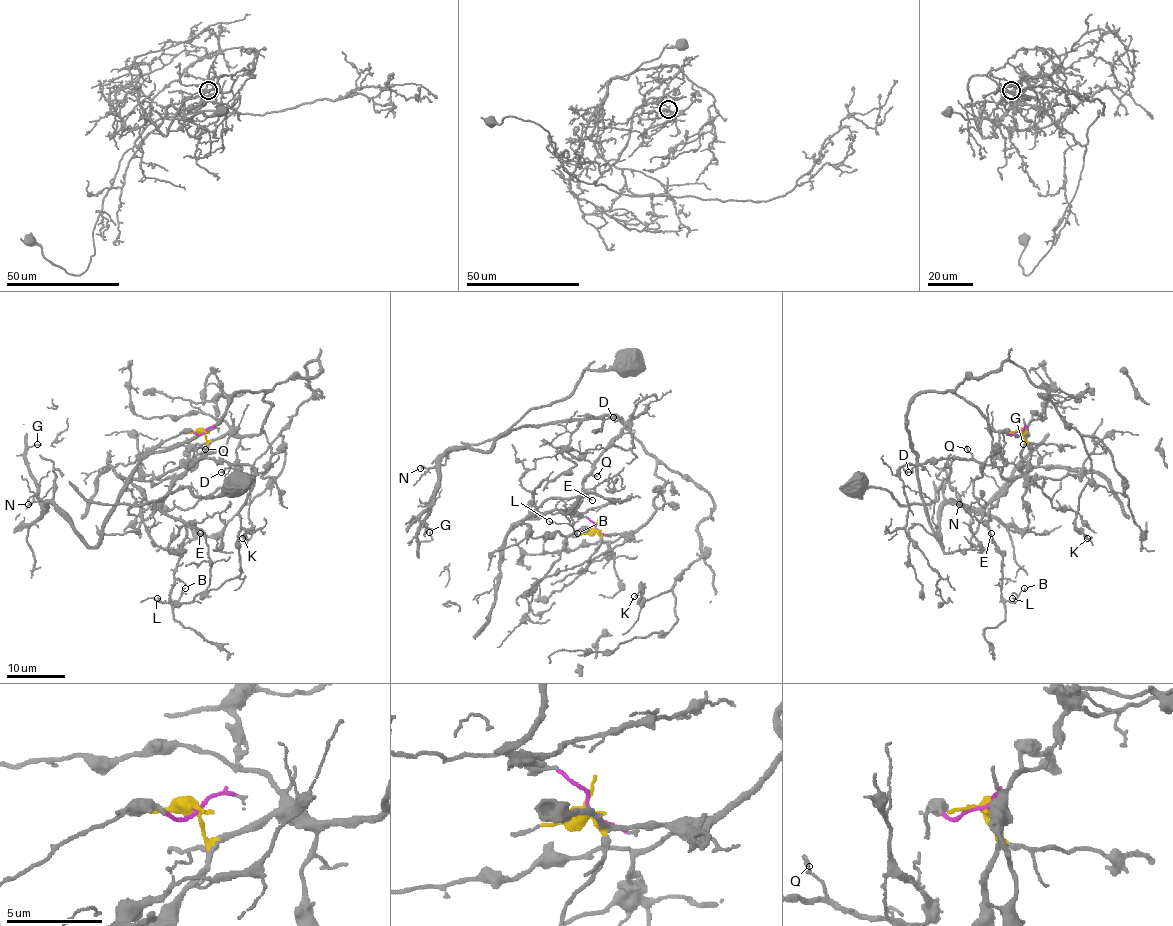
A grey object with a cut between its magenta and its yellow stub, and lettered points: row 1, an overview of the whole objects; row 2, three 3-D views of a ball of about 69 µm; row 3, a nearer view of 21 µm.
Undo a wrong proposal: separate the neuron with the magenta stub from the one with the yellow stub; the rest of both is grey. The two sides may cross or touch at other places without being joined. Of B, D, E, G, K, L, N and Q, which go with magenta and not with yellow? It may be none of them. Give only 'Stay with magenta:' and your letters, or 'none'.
Stay with magenta: B, D, E, L, Q

